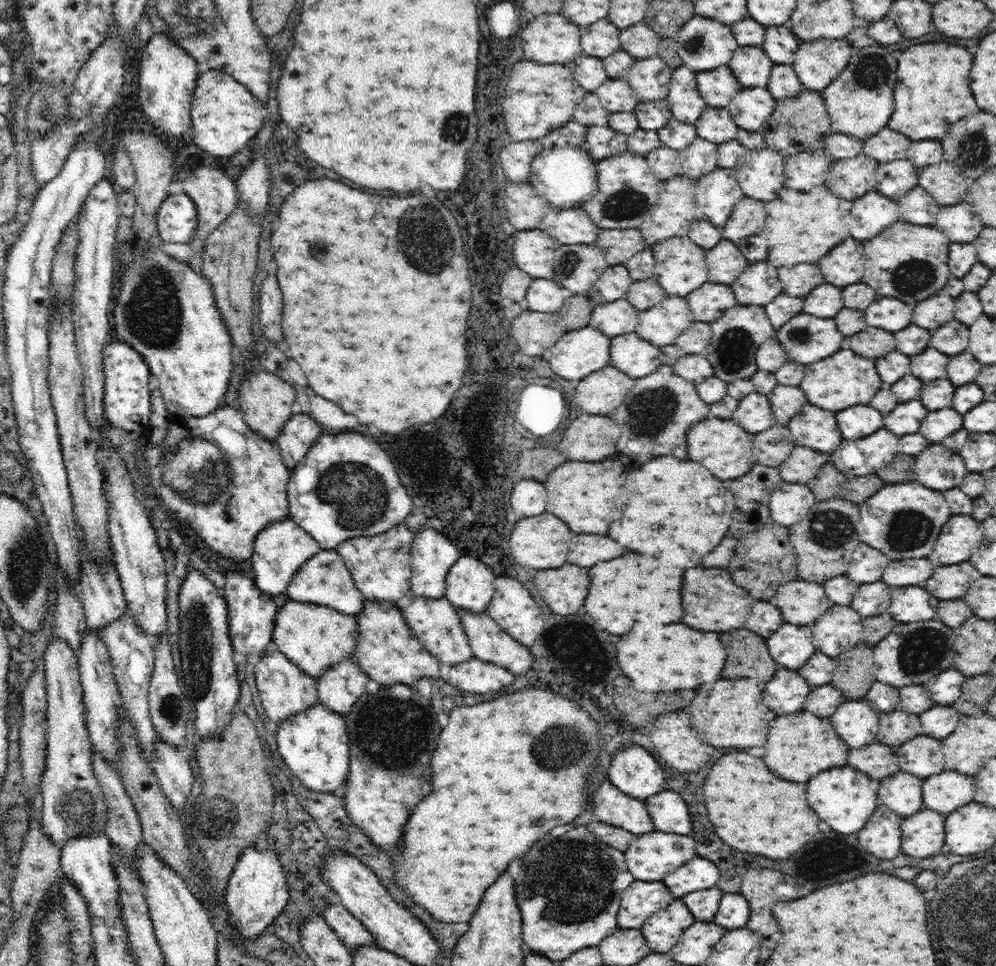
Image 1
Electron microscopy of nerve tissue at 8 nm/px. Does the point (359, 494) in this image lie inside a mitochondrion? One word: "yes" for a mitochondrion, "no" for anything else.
yes

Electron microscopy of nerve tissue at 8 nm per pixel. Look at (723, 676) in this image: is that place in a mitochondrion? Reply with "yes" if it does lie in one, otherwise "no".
no

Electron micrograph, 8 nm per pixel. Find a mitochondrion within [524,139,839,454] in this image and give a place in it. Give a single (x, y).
(649, 413)

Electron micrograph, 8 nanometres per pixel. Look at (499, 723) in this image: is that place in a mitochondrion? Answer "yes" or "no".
no

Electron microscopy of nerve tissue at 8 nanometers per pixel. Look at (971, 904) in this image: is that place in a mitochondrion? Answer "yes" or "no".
yes

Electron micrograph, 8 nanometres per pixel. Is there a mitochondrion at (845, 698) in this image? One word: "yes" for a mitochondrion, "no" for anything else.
no

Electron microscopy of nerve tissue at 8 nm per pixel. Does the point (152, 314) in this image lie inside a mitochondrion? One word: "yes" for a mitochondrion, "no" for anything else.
yes

